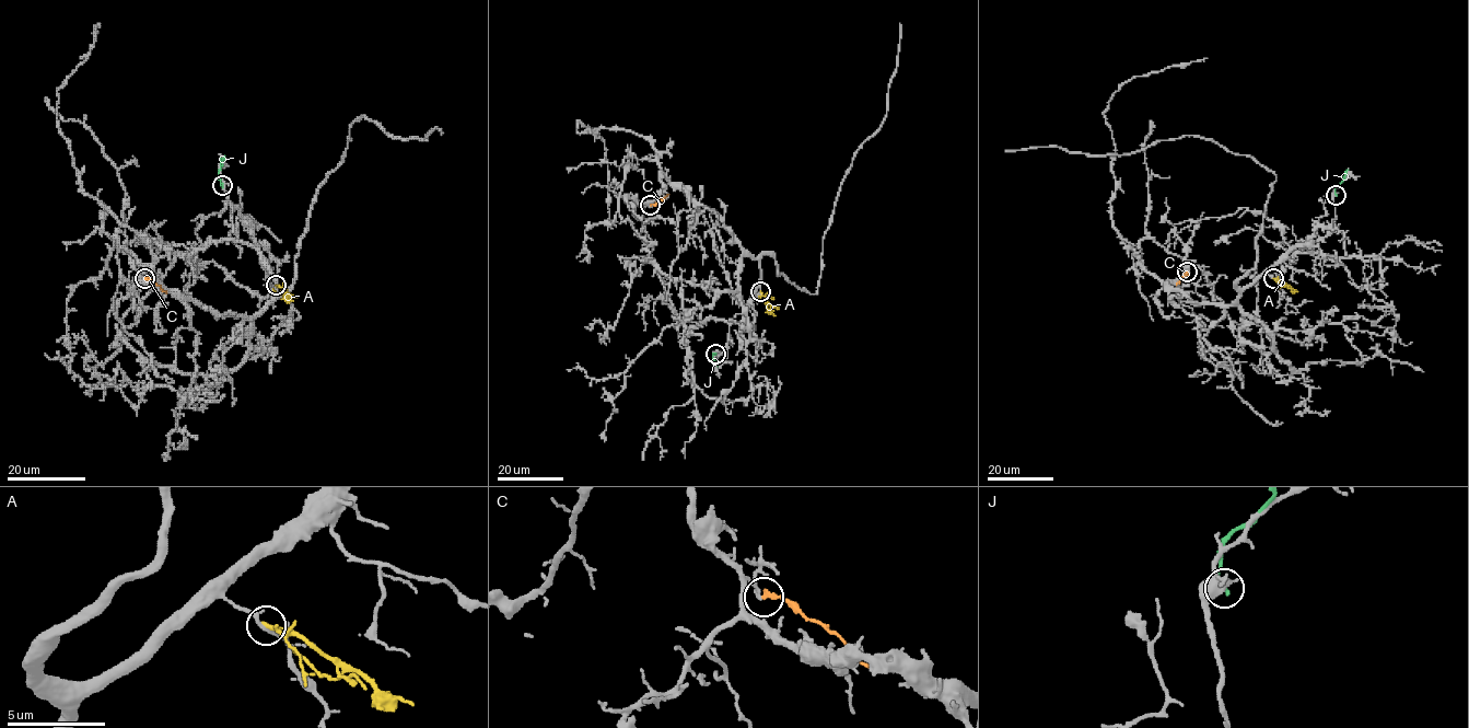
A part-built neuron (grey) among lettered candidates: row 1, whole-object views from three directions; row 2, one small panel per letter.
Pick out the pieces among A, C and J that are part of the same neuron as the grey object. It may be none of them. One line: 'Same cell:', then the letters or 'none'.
Same cell: none

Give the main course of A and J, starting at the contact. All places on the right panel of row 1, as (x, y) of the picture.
A: (1273, 277), (1297, 291)
J: (1336, 195), (1335, 189), (1348, 170)

